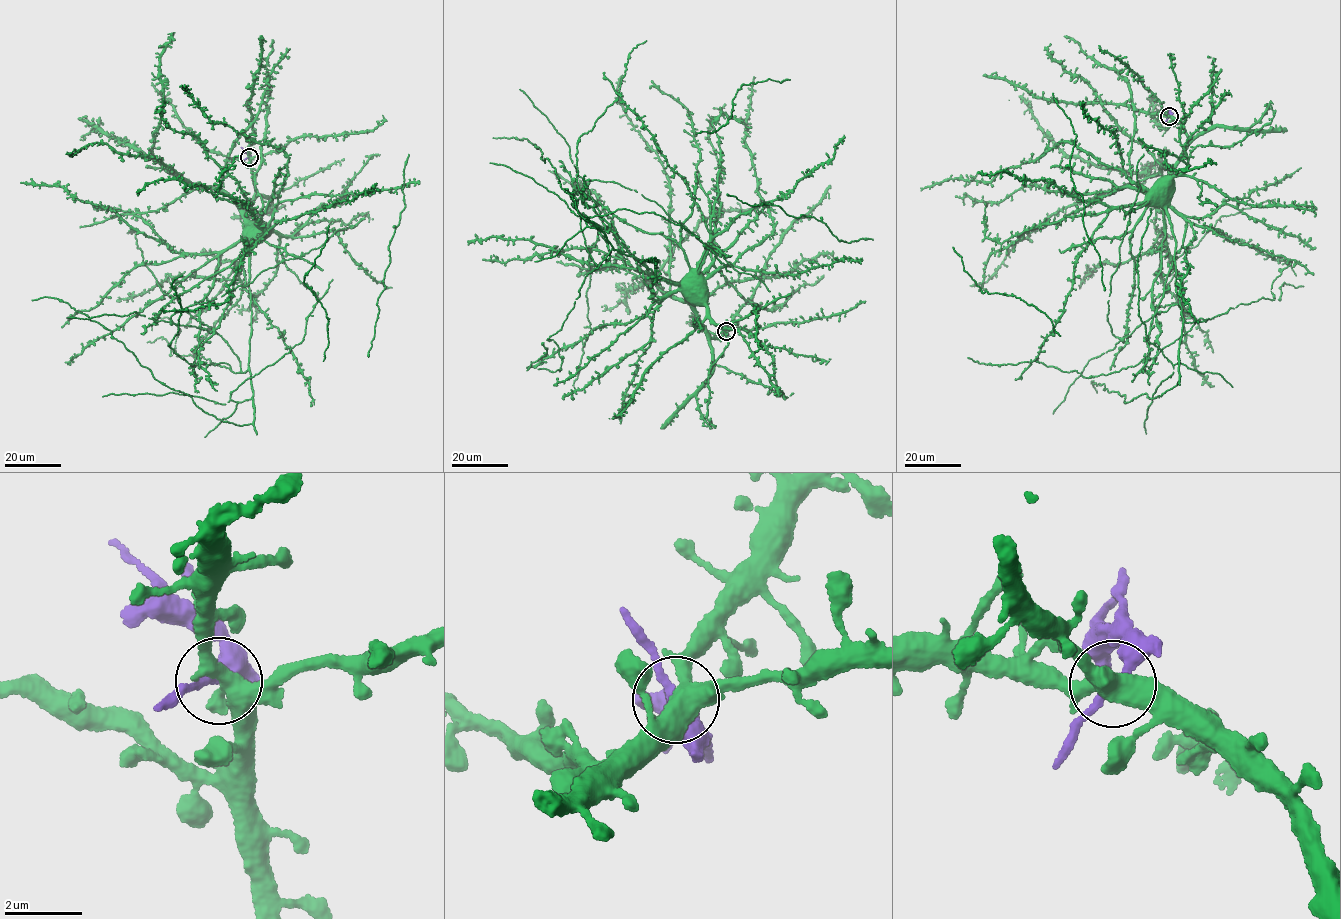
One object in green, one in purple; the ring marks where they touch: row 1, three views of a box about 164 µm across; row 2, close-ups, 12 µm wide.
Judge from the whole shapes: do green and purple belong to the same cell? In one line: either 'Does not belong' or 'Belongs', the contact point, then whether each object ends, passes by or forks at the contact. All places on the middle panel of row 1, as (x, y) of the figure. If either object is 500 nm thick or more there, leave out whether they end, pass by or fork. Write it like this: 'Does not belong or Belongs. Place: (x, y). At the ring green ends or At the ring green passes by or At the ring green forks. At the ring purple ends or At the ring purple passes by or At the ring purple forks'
Does not belong. Place: (726, 331). At the ring green forks. At the ring purple passes by

